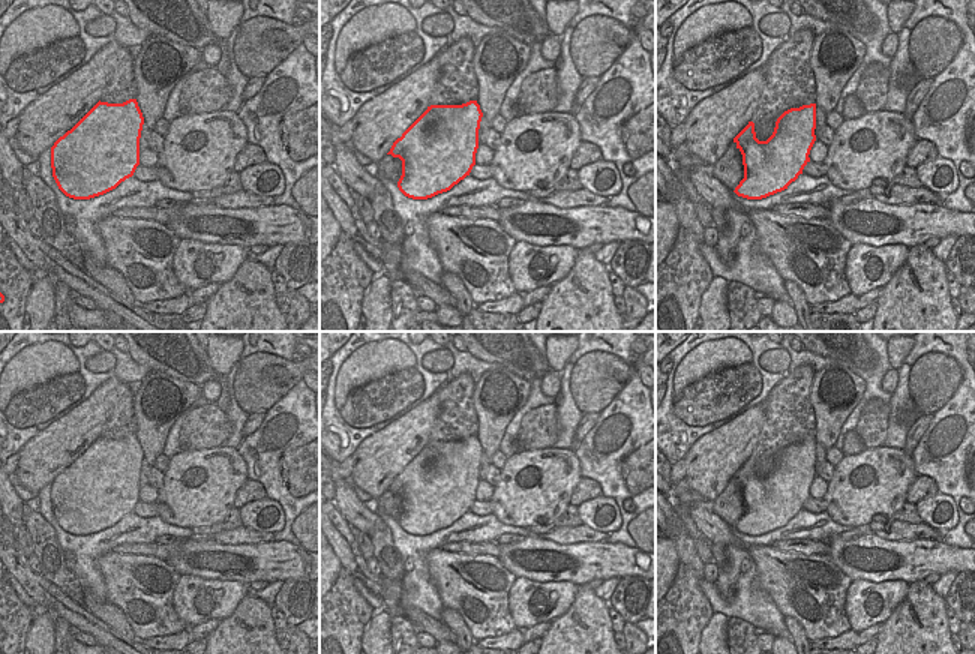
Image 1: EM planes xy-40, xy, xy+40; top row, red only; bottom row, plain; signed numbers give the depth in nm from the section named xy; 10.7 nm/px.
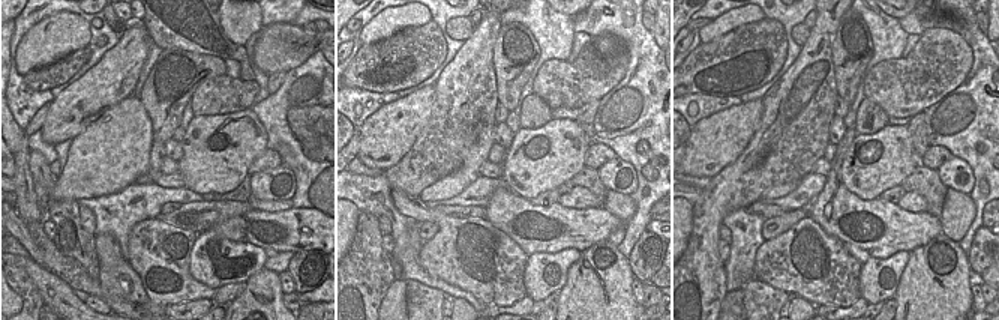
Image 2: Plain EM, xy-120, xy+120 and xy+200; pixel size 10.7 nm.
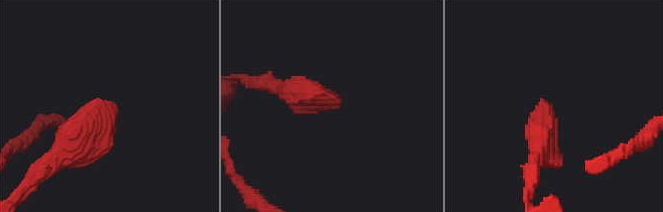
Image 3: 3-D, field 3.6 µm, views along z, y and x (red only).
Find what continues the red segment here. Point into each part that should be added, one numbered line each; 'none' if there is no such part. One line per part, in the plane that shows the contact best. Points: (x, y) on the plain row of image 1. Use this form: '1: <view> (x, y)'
none.

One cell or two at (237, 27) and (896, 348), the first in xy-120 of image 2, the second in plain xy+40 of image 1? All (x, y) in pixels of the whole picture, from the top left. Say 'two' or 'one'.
one

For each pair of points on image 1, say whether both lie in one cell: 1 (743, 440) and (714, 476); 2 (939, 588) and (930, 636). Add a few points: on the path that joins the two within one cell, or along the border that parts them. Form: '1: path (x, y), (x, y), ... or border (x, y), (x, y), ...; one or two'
1: path (734, 449), (716, 467); one
2: border (930, 585), (944, 599); two

